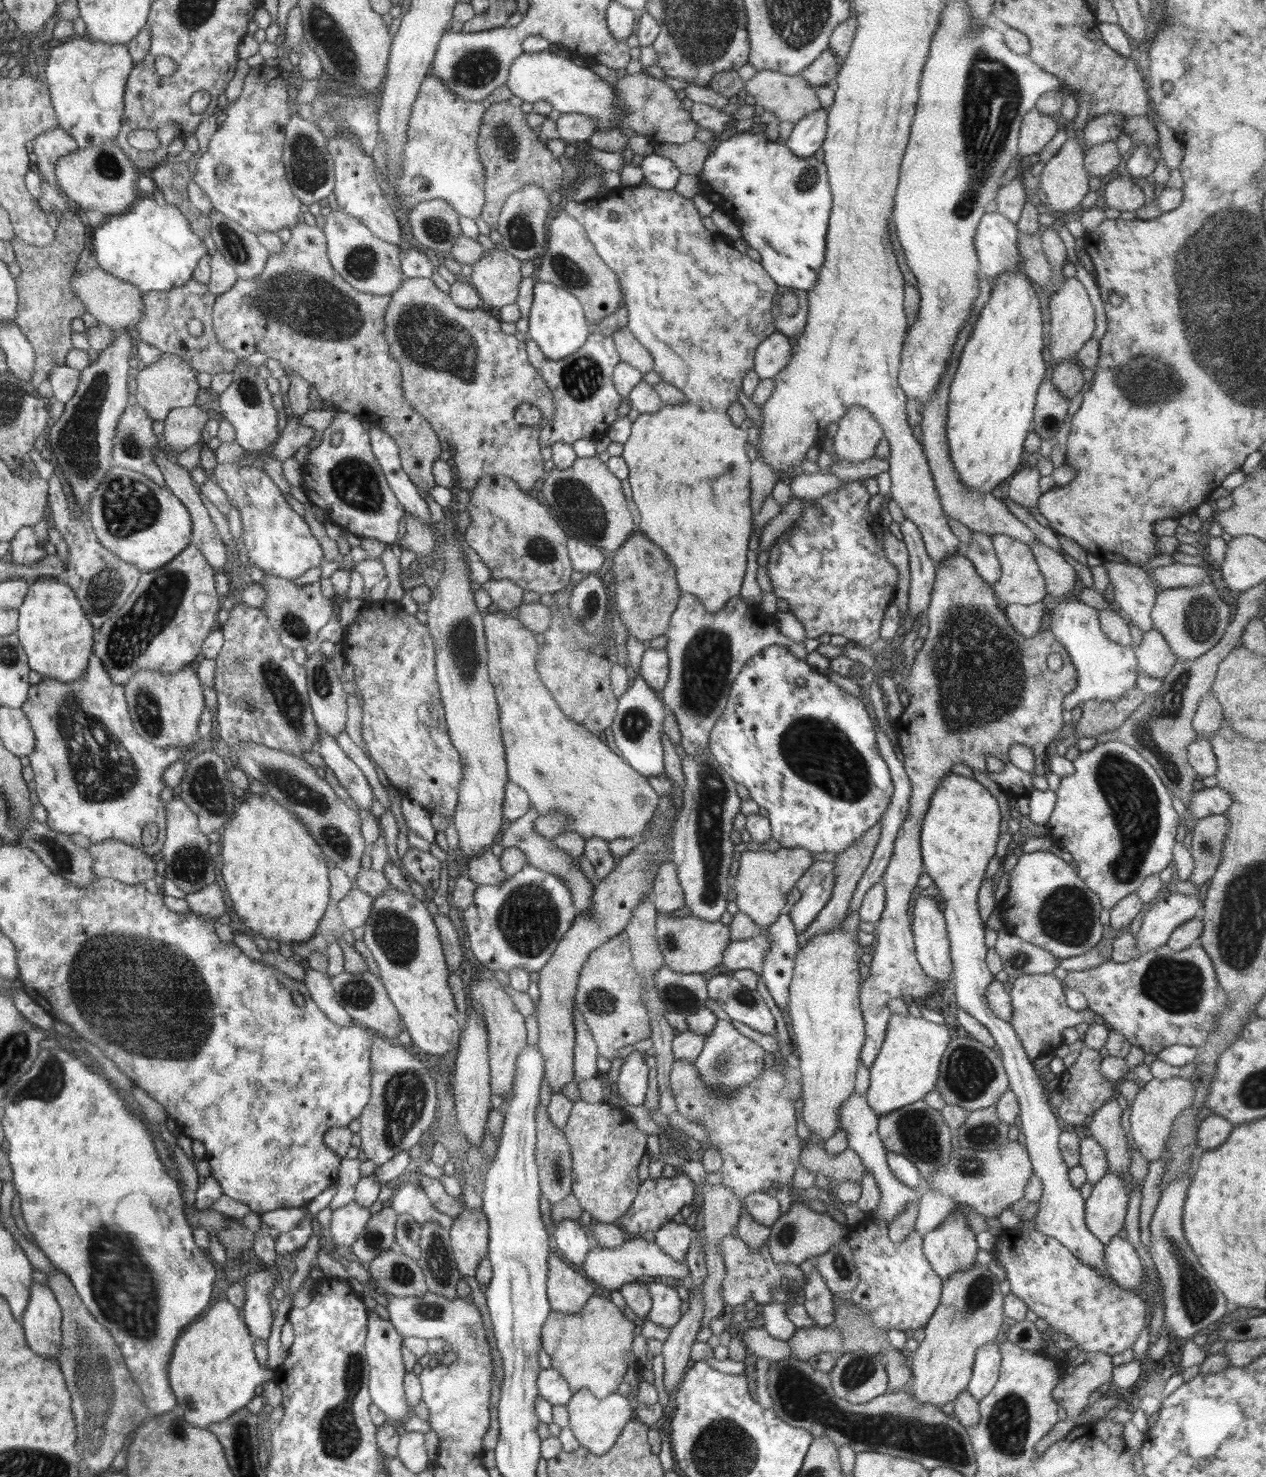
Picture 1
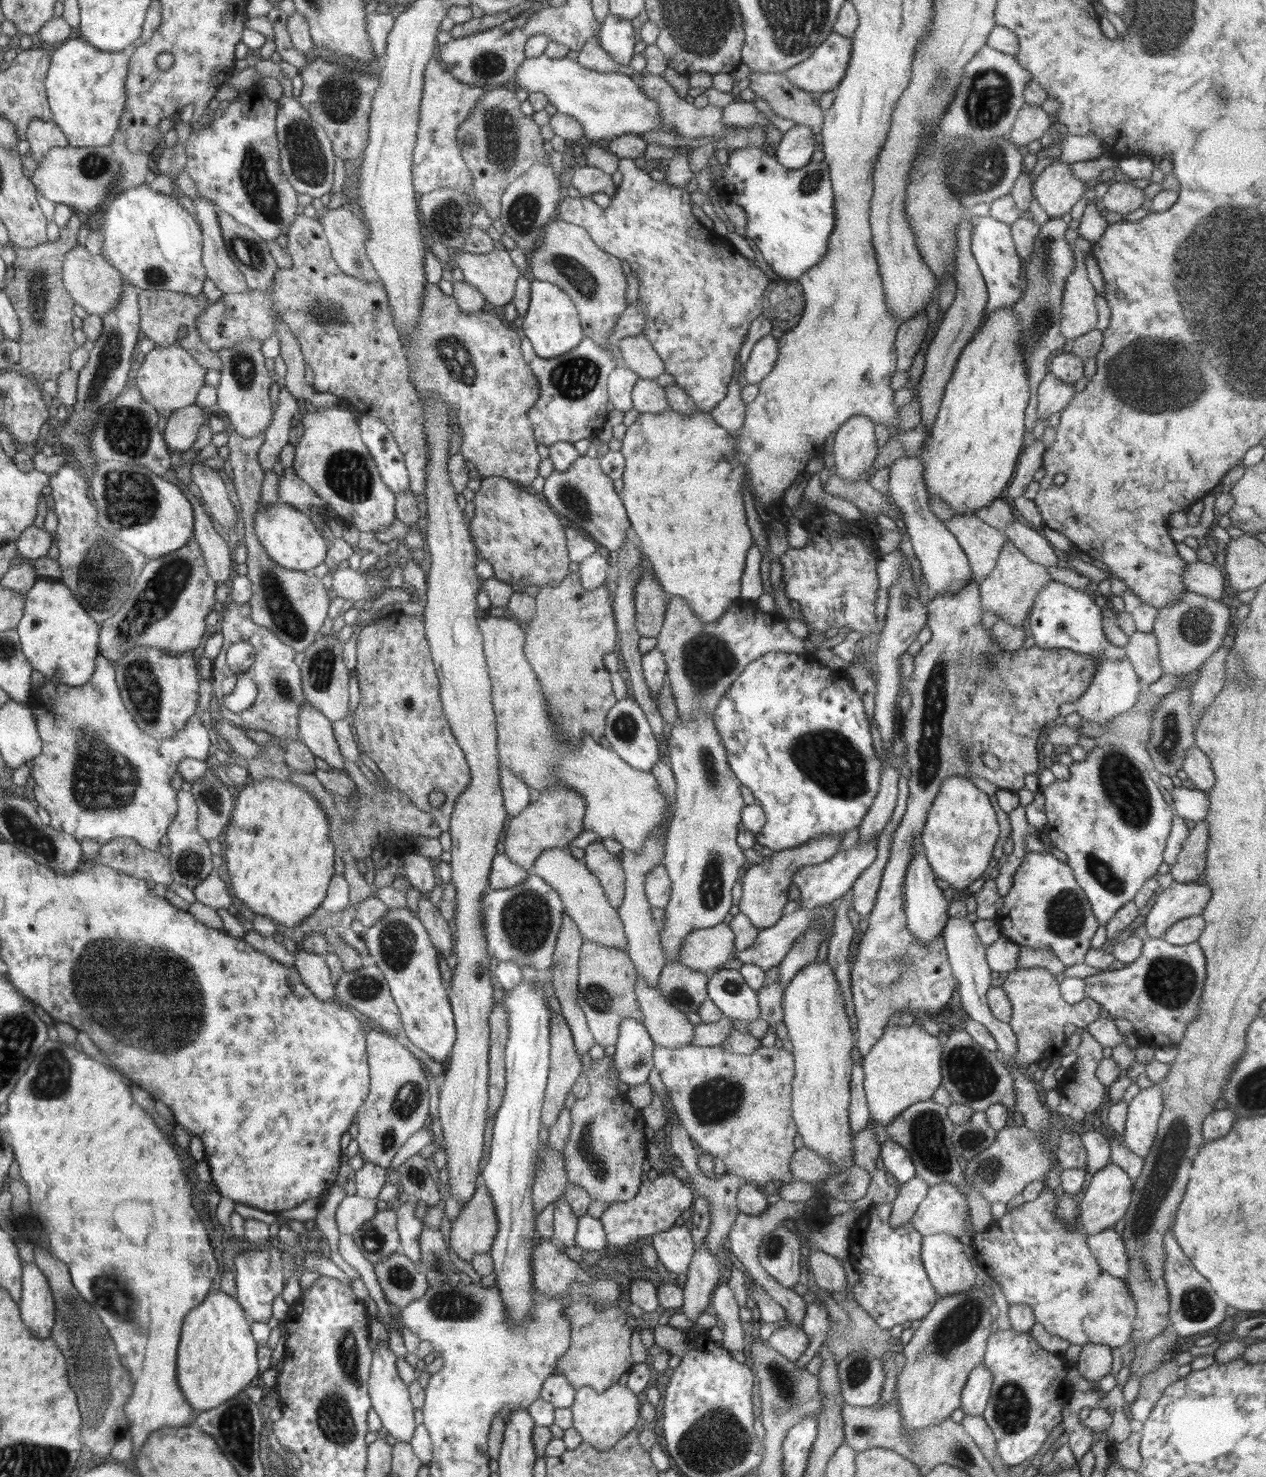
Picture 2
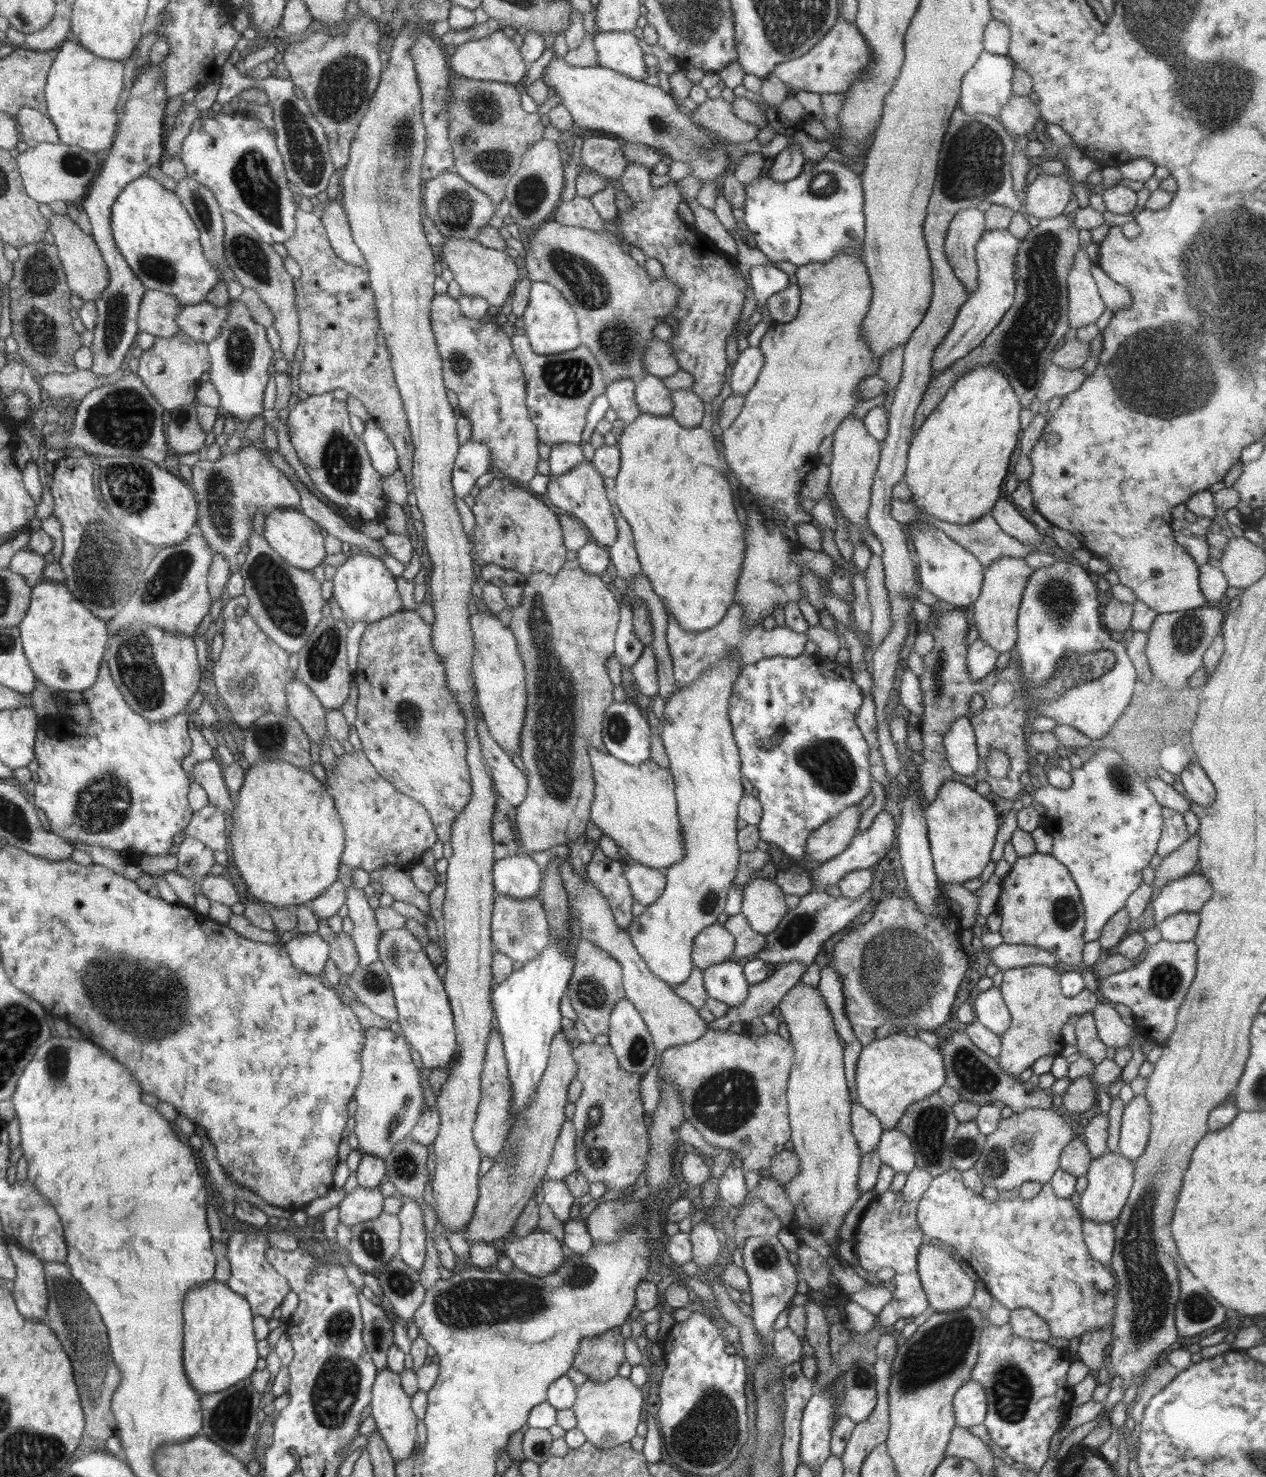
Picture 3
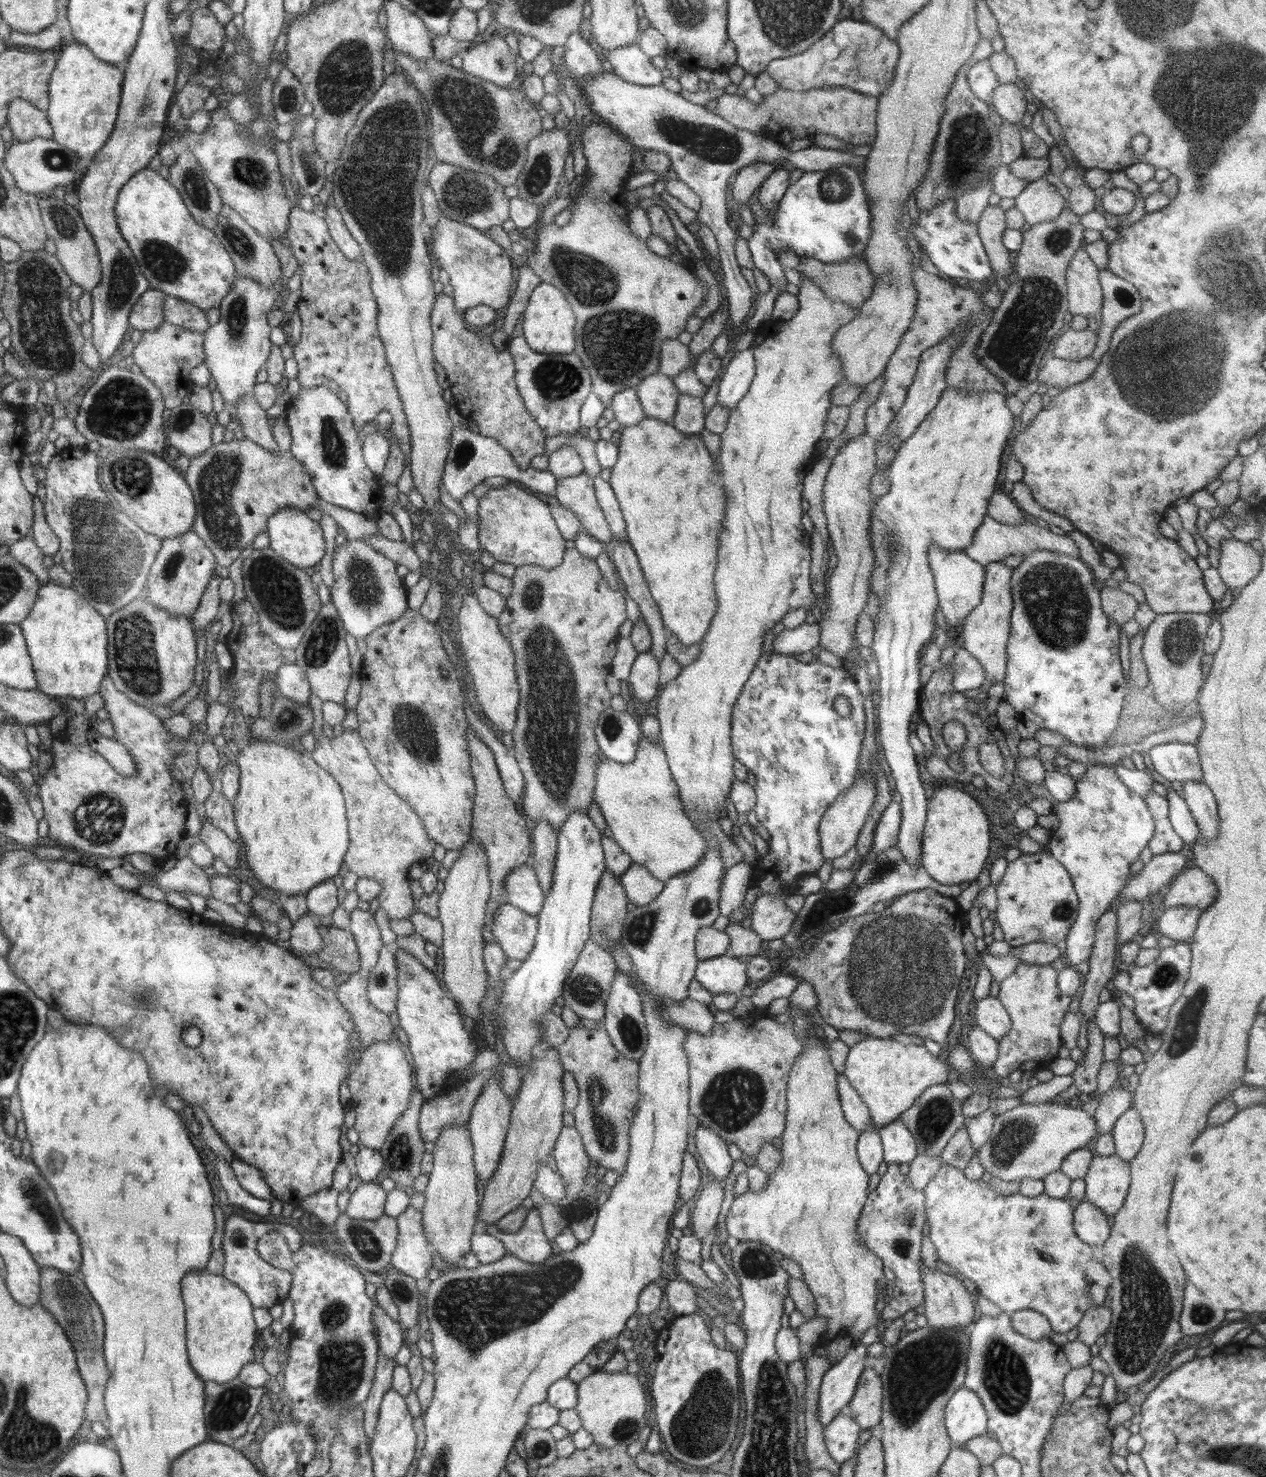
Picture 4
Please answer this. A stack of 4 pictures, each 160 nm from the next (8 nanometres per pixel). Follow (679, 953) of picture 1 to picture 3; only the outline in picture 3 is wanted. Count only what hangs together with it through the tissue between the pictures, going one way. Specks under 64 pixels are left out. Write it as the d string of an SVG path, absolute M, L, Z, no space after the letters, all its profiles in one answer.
M718 922L703 928L693 941L691 957L696 968L704 970L734 958L735 938Z

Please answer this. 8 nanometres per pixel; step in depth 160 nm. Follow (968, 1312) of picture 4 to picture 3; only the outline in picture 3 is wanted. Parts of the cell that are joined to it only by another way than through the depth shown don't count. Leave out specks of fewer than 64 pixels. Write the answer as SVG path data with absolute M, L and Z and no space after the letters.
M925 1240L919 1248L917 1269L929 1306L935 1312L952 1312L973 1305L975 1282L962 1270L946 1247L937 1247Z

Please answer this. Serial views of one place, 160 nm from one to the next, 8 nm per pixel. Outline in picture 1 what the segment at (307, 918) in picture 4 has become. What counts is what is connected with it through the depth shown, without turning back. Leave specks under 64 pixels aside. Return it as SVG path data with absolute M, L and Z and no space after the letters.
M306 966L305 980L311 999L316 1006L338 1026L351 1026L353 1018L342 1008L335 997L335 990L331 983L331 977L319 970L312 970Z

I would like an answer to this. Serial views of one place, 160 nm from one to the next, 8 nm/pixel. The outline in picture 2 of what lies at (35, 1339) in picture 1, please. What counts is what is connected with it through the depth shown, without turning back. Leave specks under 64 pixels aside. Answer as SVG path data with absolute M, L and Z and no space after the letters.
M22 1263L21 1319L32 1336L49 1338L55 1323L55 1302L44 1273L35 1263Z

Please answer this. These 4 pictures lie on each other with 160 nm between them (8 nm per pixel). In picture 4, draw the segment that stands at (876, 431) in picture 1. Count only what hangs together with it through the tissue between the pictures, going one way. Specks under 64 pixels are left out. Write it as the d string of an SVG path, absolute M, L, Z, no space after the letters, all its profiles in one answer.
M866 433L846 439L832 459L830 468L823 486L823 507L838 565L826 582L828 601L824 604L822 620L818 622L818 644L820 648L845 661L857 650L856 623L869 597L869 578L875 563L869 533L874 499L870 483L872 475L877 472L875 440Z

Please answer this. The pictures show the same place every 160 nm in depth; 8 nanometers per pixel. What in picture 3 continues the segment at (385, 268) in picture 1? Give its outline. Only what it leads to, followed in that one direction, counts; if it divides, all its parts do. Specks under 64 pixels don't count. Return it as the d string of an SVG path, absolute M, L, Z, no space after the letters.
M339 199L336 201L329 201L325 204L325 207L326 210L324 211L321 221L323 222L323 227L325 228L327 237L329 238L330 246L336 253L336 256L339 256L344 262L347 262L350 265L362 268L366 267L364 255L359 249L359 246L354 242L353 236L351 235L350 225L342 203Z

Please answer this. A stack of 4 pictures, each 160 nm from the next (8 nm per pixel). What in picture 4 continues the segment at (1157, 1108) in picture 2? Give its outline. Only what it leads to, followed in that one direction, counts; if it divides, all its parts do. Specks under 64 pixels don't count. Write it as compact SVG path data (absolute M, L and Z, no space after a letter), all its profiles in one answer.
M1132 1107L1120 1116L1111 1134L1114 1138L1116 1156L1129 1164L1141 1151L1145 1136L1144 1126L1138 1112Z

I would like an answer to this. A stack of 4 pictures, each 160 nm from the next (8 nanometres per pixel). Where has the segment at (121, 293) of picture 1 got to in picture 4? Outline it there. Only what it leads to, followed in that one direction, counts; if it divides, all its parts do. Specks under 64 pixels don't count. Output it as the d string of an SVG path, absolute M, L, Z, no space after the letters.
M52 194L39 196L38 199L40 199L38 206L45 231L55 242L57 248L55 256L60 261L60 265L73 284L82 287L83 290L91 291L102 277L101 262L95 241L90 237L77 208L68 205L65 201L57 200Z

